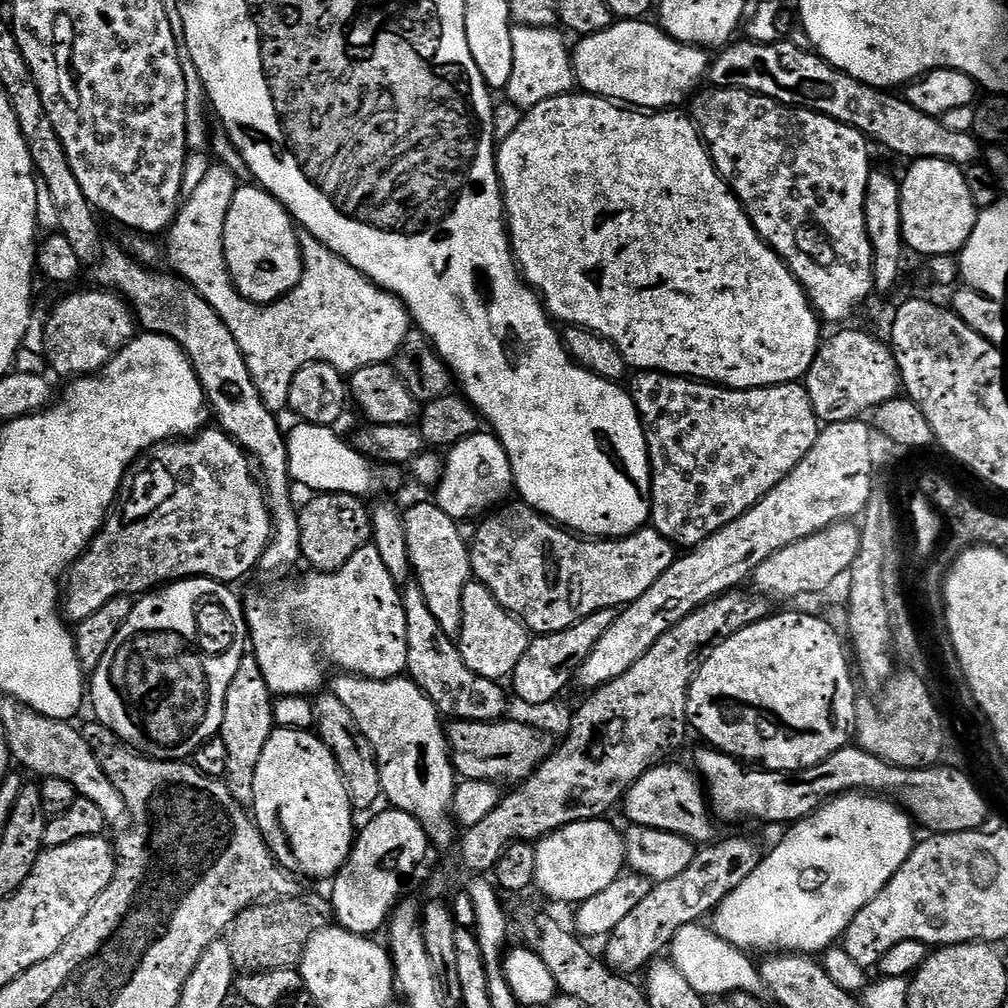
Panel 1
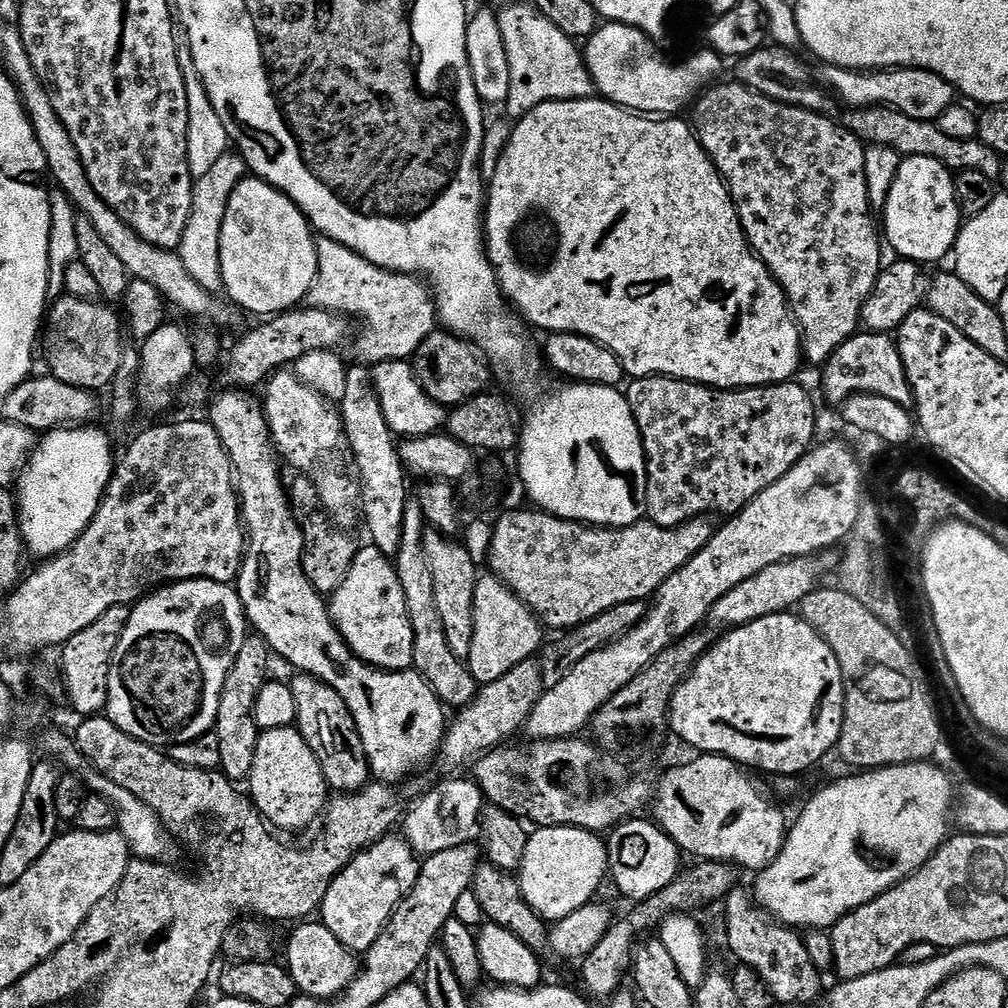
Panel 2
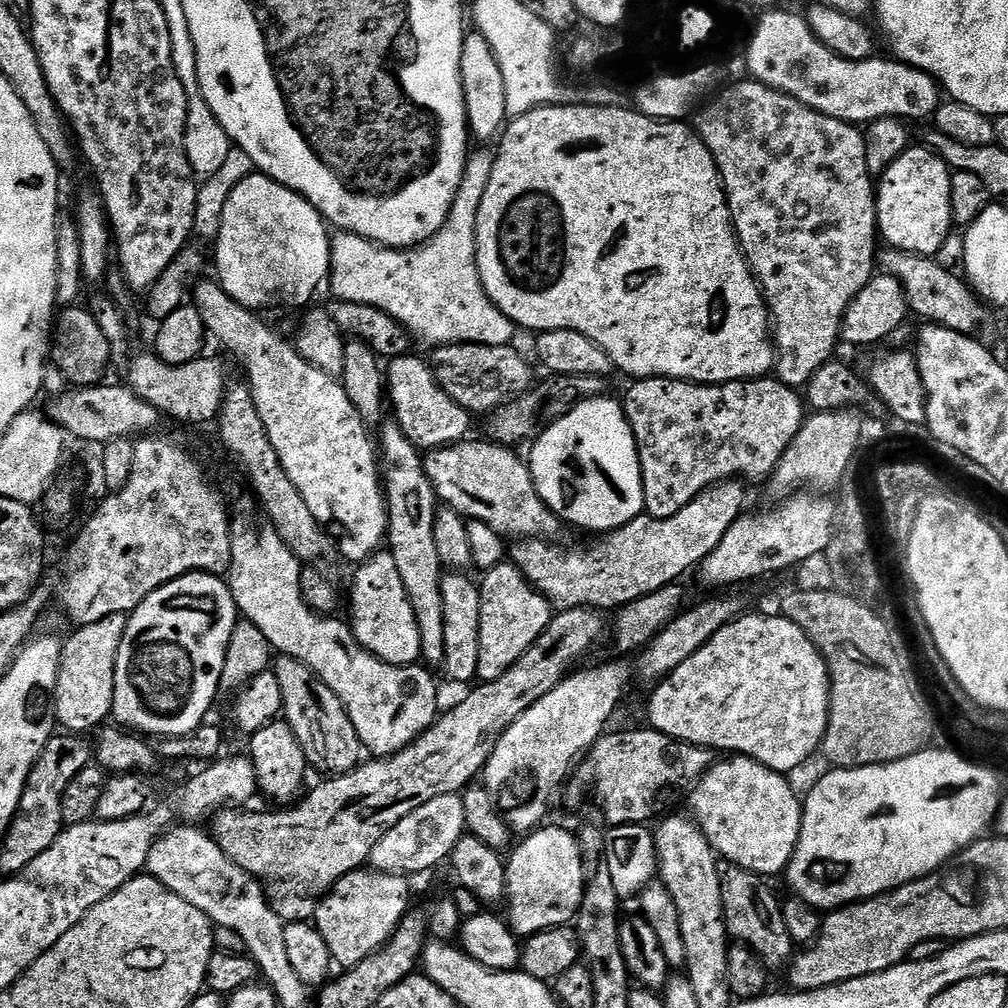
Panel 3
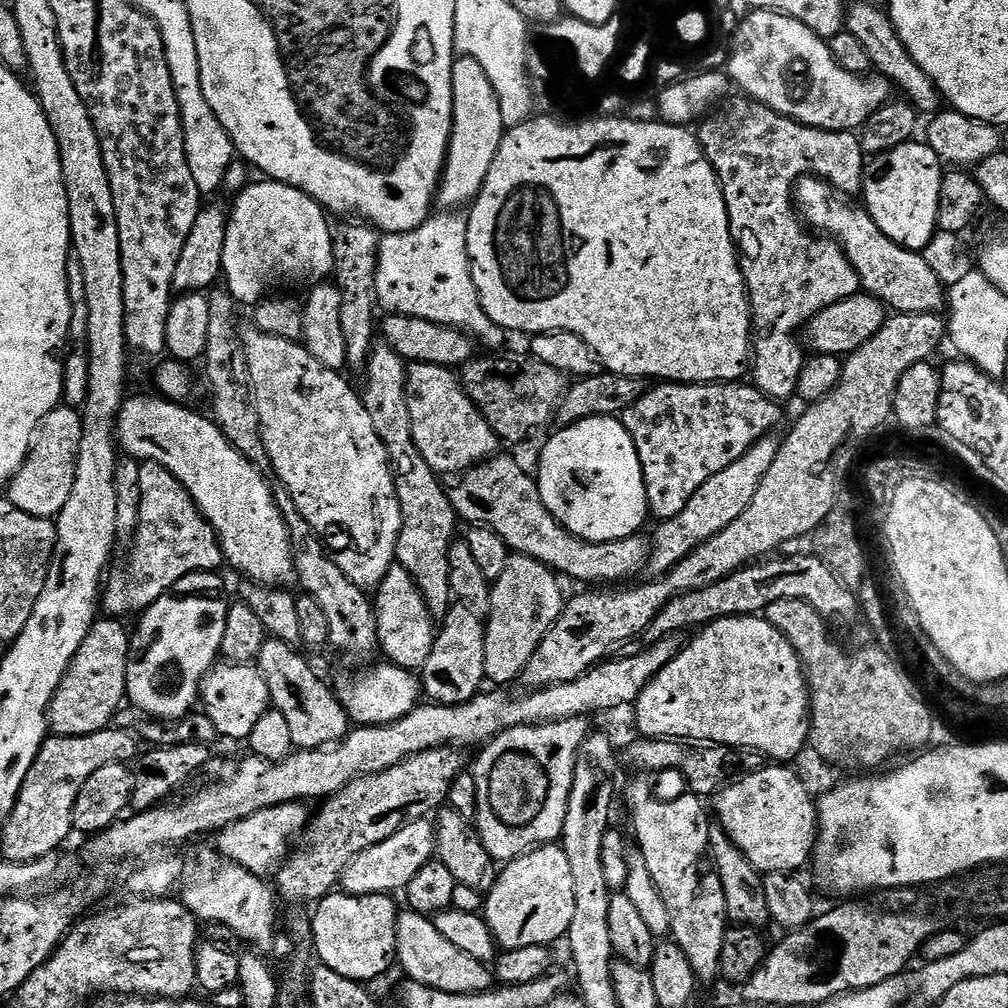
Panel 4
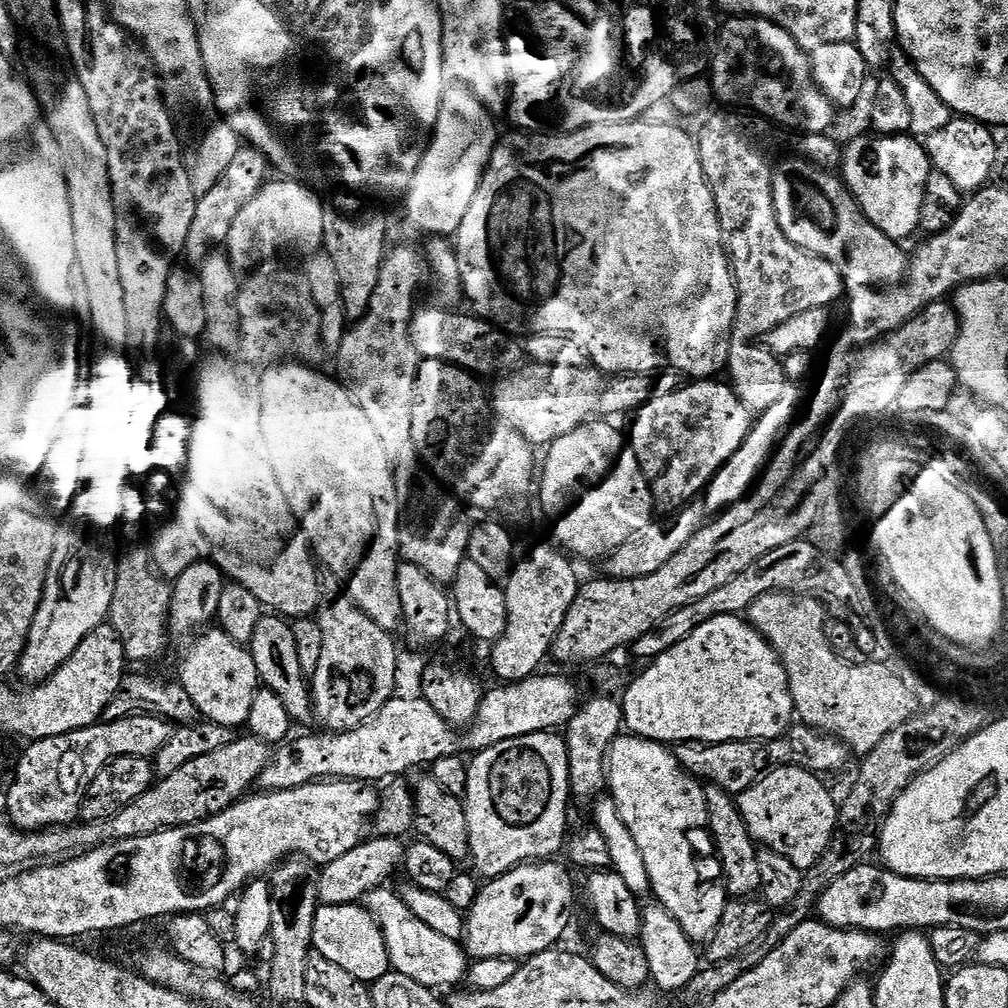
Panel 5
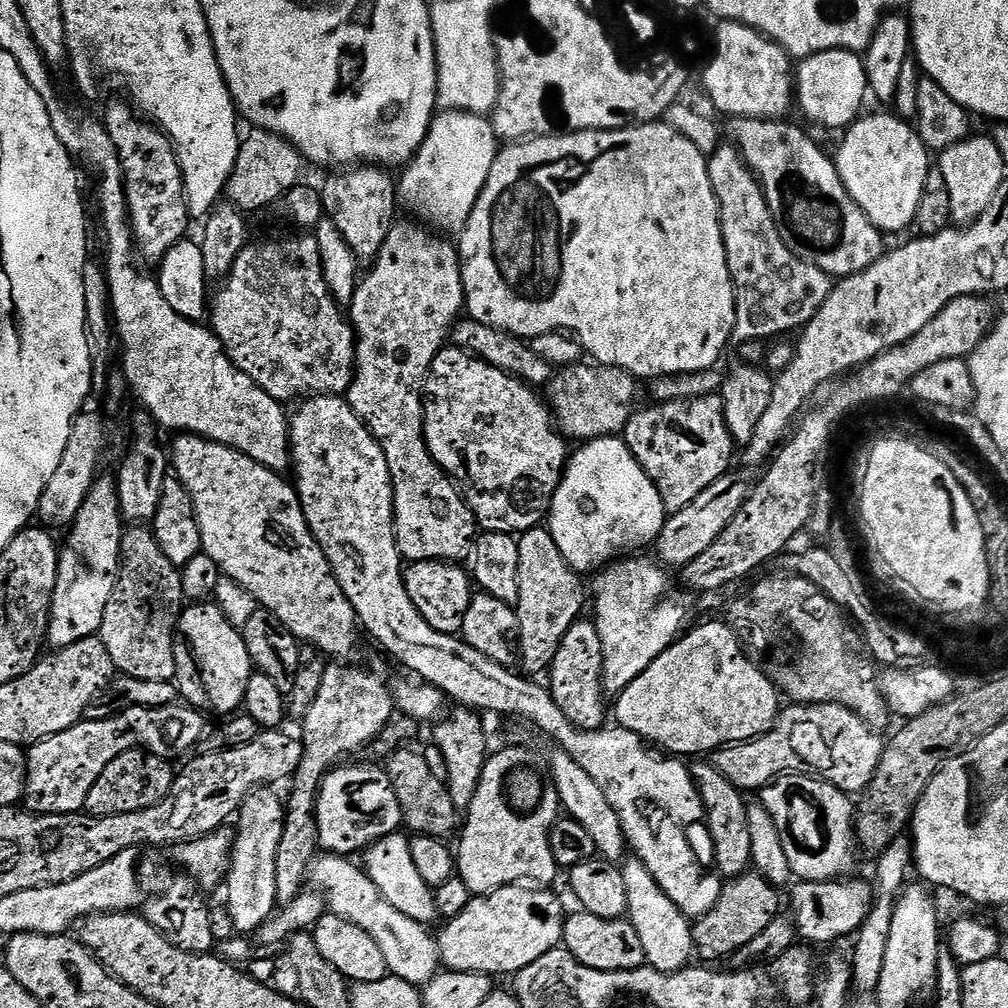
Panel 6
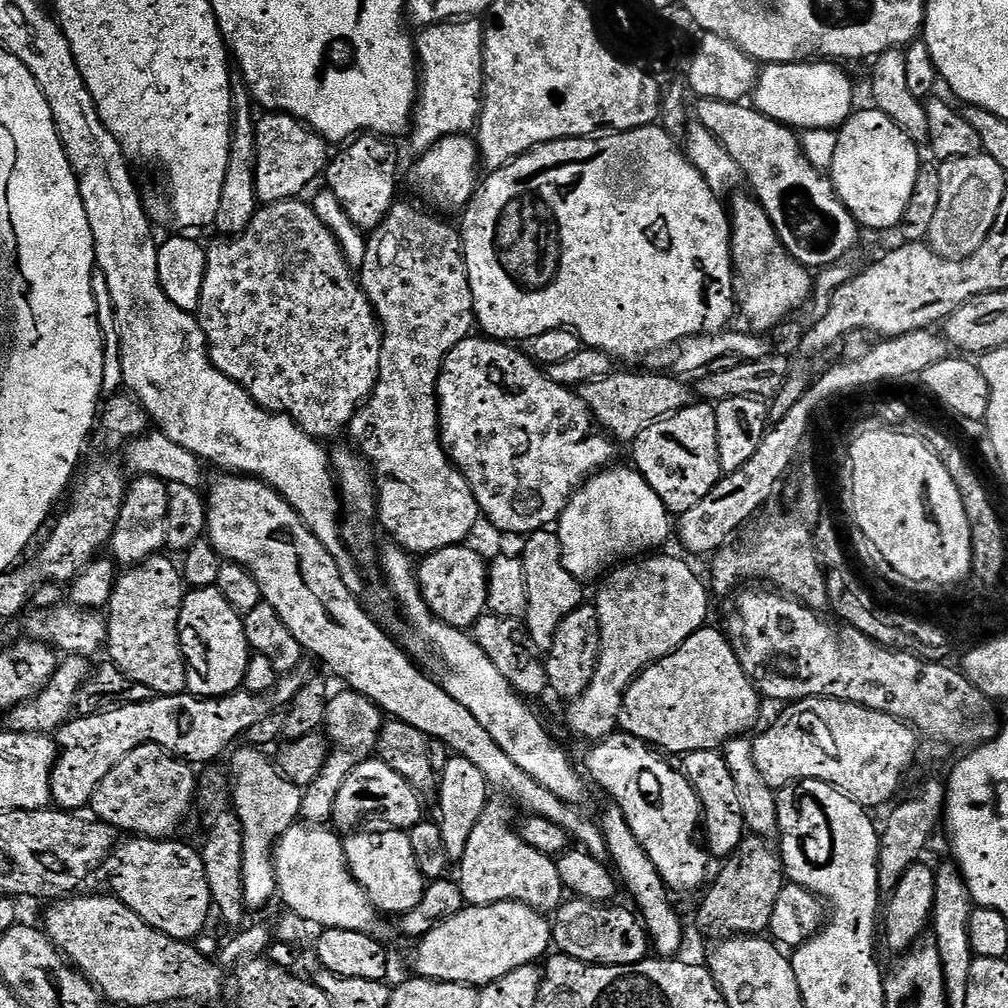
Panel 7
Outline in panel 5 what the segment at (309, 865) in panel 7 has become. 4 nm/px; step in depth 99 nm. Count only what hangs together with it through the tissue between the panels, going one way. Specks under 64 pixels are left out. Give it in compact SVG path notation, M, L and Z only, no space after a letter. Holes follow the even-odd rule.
M383 886L379 888L373 889L366 897L366 907L368 913L376 919L376 923L380 925L380 929L382 930L382 934L386 938L386 950L388 951L388 957L390 958L390 962L392 963L392 968L397 972L401 972L402 974L406 974L406 978L414 978L414 982L422 982L422 986L426 986L427 988L431 988L433 990L441 990L440 988L448 988L451 989L453 986L451 984L456 984L459 980L463 981L465 977L468 975L468 969L470 967L470 957L465 951L463 947L457 941L451 940L450 938L442 938L442 934L437 934L434 930L430 930L430 926L426 926L426 922L418 922L418 918L414 918L414 914L410 909L406 906L406 902L399 895L396 896L391 892L388 886Z

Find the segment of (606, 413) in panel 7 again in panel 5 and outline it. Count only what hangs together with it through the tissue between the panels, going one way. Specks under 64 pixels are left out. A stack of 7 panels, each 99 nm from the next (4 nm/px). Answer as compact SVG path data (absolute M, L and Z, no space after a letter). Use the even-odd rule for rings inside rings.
M530 362L521 371L499 377L490 388L490 402L495 411L496 408L500 411L499 419L521 432L532 445L550 446L599 413L605 383L605 373L595 366L546 366Z

